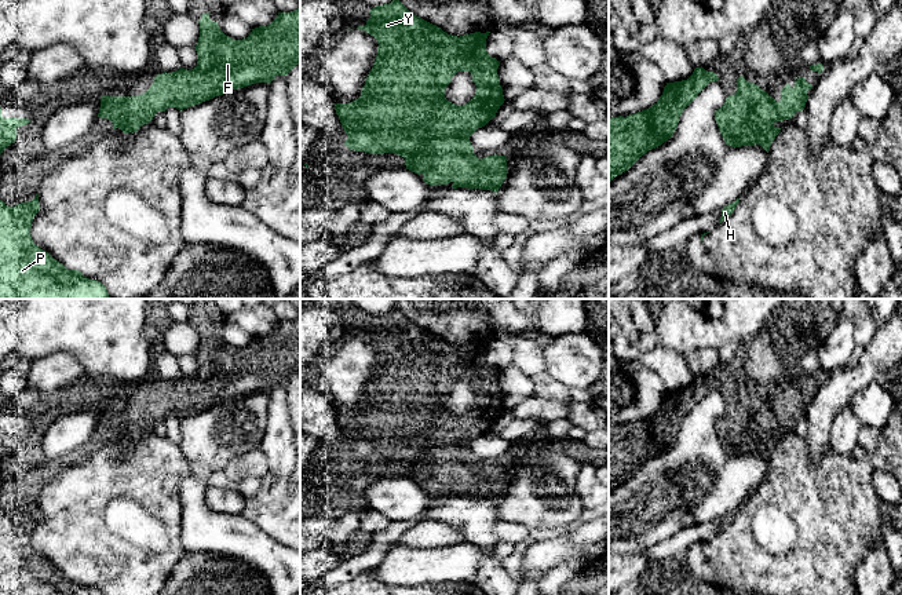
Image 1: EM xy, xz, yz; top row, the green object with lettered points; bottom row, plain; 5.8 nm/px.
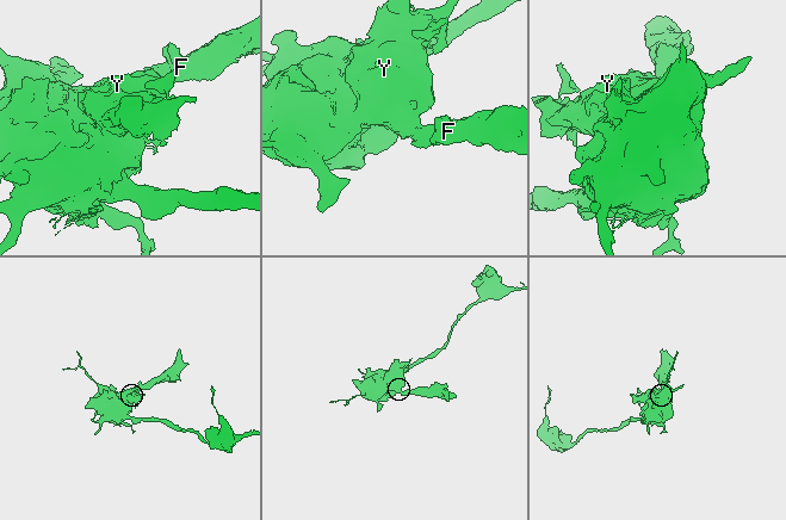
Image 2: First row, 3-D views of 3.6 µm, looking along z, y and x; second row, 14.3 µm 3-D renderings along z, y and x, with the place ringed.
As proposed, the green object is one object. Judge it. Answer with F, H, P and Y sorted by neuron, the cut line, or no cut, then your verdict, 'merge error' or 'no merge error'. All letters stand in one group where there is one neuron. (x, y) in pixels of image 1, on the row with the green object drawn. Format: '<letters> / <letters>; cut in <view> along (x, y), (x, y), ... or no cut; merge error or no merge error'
F H P Y; no cut; no merge error

